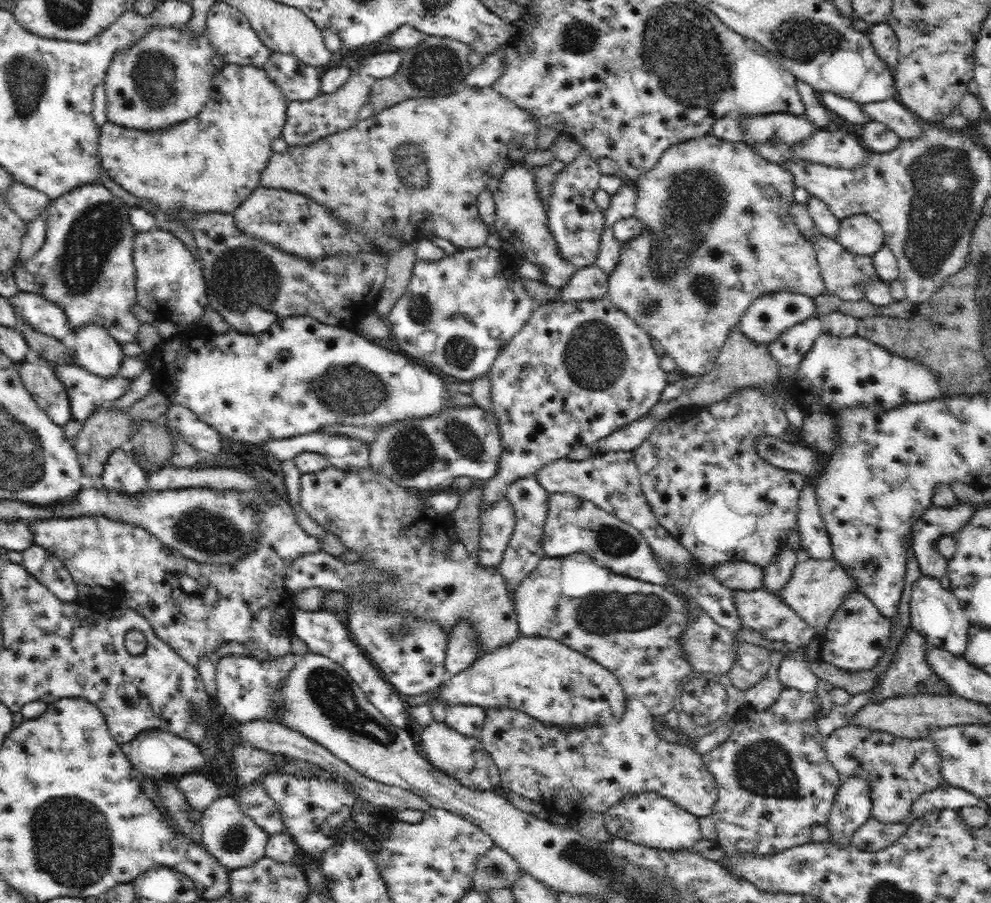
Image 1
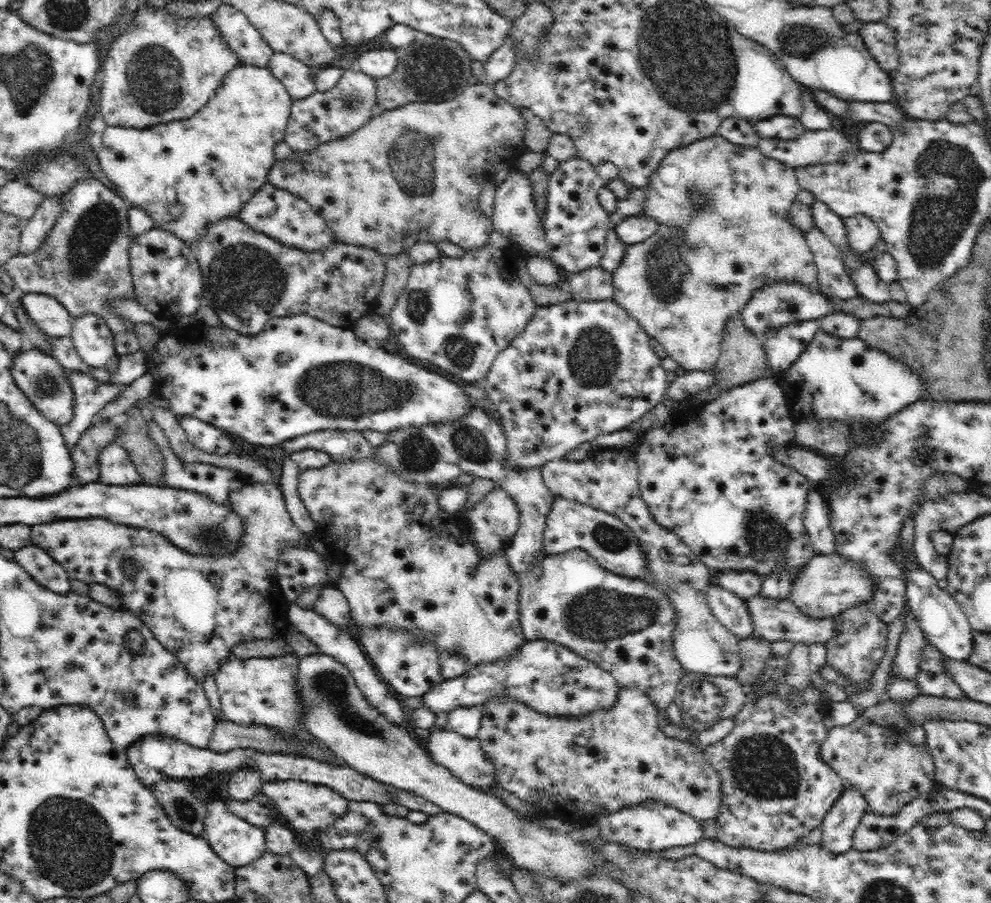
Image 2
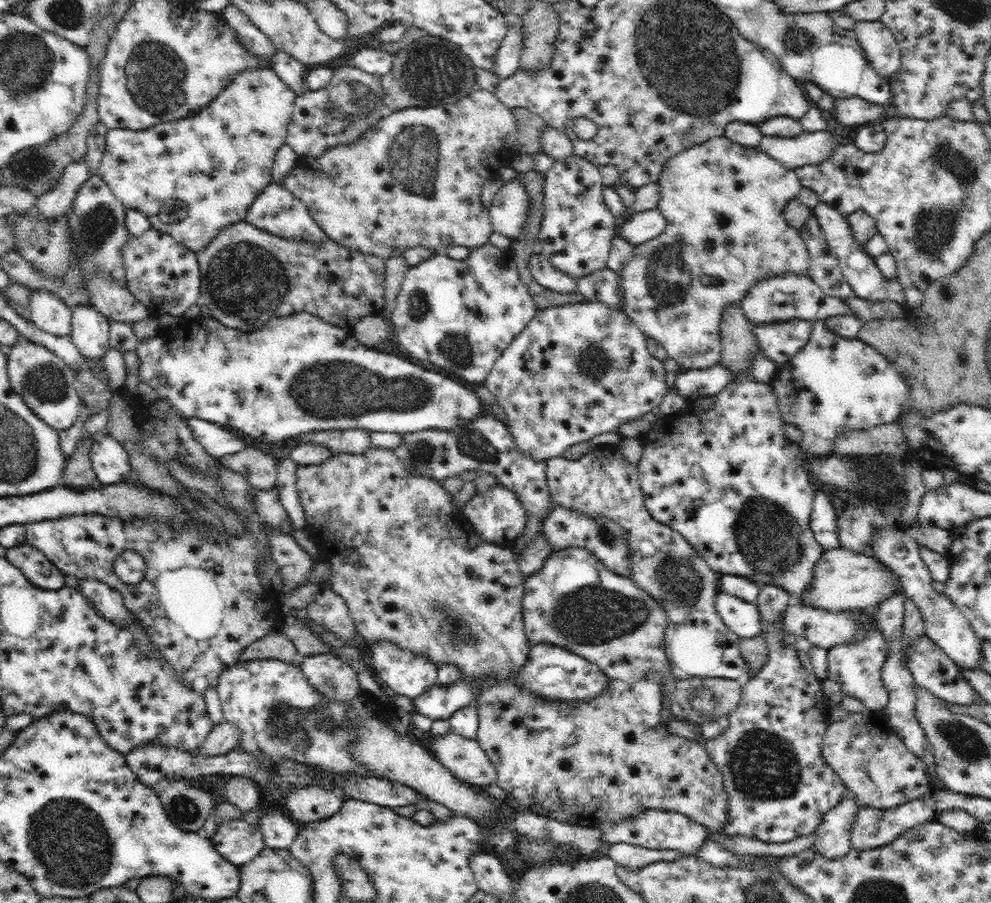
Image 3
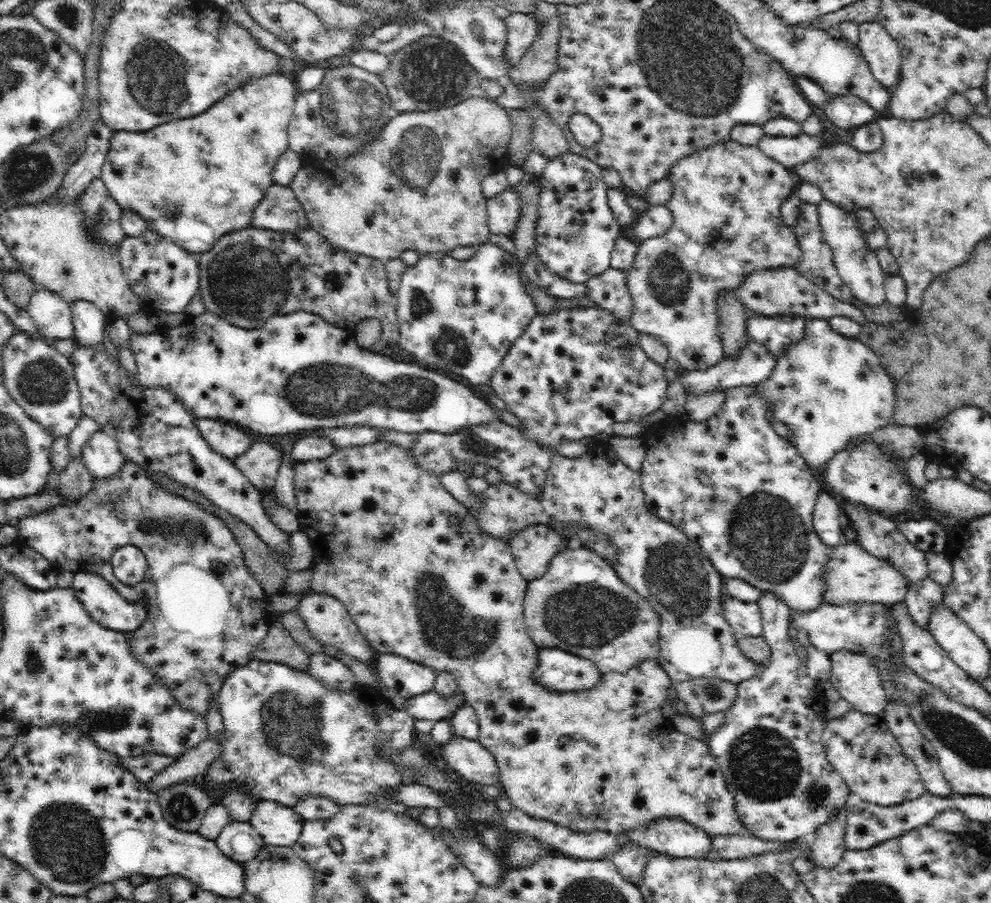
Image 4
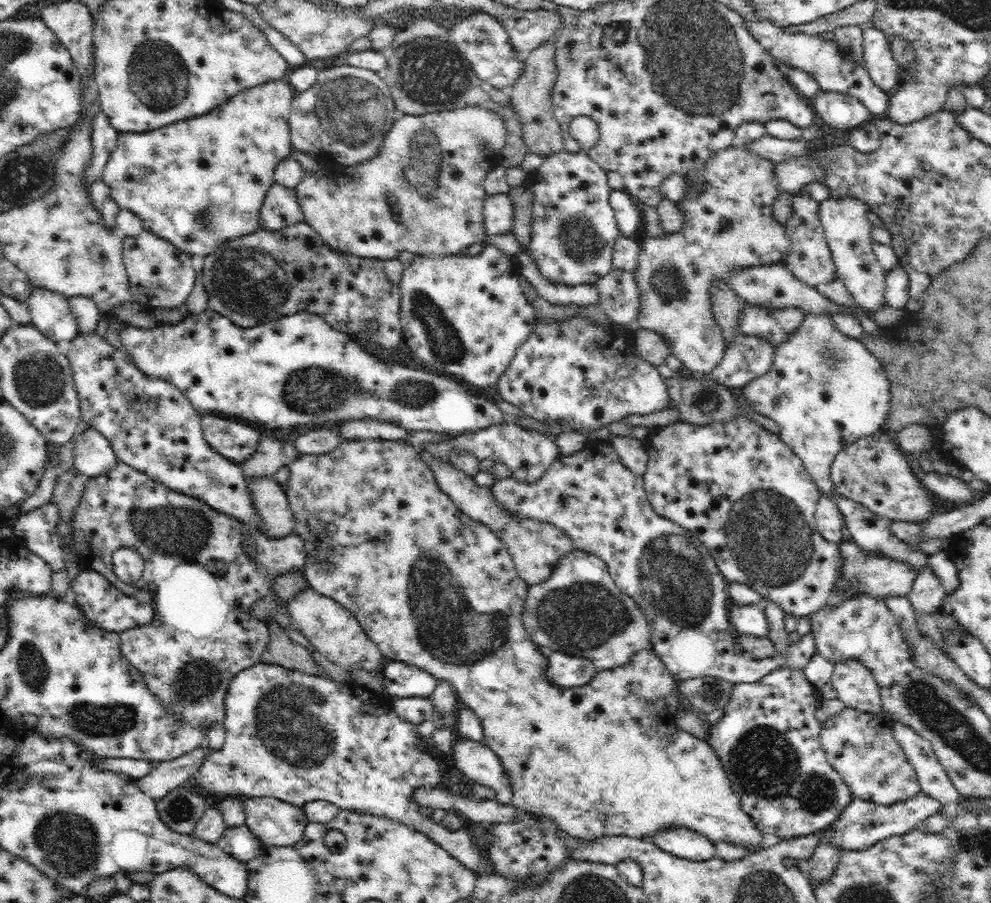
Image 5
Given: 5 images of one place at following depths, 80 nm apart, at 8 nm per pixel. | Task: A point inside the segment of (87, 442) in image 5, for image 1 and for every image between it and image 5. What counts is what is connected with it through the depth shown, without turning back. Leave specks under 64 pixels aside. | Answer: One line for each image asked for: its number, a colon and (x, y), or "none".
1: (121, 473)
2: (116, 467)
3: (110, 460)
4: (101, 455)

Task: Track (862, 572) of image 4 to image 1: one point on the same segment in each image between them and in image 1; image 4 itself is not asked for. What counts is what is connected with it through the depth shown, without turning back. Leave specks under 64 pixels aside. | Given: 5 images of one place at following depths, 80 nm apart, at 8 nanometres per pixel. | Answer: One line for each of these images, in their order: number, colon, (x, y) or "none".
1: (816, 588)
2: (829, 584)
3: (843, 580)

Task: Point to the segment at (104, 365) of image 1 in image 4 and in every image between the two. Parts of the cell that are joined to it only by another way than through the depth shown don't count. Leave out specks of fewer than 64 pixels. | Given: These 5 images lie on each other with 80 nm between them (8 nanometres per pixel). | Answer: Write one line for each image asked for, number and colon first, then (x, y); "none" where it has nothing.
2: (93, 341)
3: (90, 334)
4: (89, 322)

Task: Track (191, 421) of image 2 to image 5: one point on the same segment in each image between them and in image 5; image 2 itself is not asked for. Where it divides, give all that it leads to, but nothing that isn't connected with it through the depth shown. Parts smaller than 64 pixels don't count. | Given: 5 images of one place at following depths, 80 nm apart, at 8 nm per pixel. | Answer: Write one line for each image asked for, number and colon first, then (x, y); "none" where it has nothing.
3: (217, 441)
4: (230, 441)
5: (235, 440)

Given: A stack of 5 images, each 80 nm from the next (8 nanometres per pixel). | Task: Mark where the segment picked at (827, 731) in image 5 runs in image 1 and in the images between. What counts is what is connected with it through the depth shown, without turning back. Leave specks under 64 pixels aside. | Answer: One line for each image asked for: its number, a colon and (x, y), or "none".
1: (899, 769)
2: (880, 761)
3: (866, 754)
4: (863, 751)

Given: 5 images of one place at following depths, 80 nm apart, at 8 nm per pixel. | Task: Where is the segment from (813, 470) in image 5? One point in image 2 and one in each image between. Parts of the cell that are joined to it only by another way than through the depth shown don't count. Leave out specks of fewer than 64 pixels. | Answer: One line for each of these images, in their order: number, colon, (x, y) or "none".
2: (834, 378)
3: (834, 384)
4: (830, 389)

